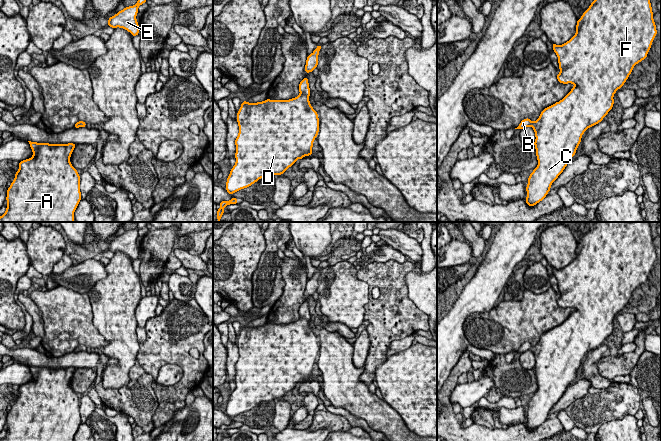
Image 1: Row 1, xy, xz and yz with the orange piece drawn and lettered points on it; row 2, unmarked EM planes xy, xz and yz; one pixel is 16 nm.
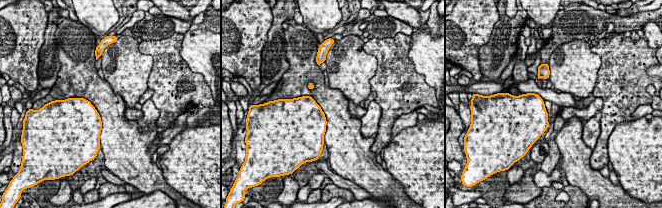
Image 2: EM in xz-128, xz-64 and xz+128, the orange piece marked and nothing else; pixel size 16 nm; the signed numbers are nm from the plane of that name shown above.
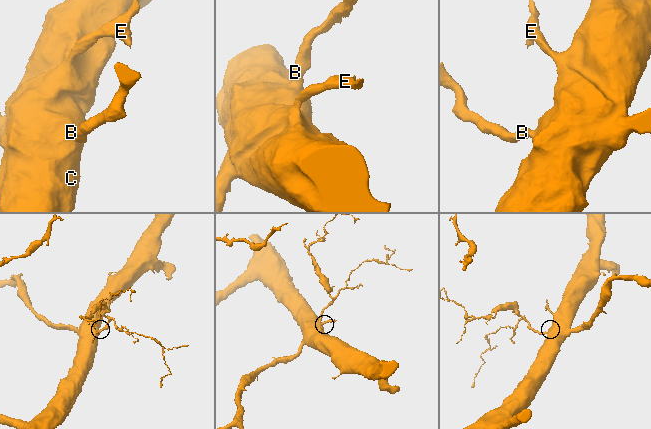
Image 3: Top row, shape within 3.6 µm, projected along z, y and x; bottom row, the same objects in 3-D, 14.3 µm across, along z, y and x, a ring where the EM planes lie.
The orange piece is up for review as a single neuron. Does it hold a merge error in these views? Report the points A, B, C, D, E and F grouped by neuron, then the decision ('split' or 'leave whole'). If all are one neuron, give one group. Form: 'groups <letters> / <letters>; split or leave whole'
groups A B C D E F; leave whole

